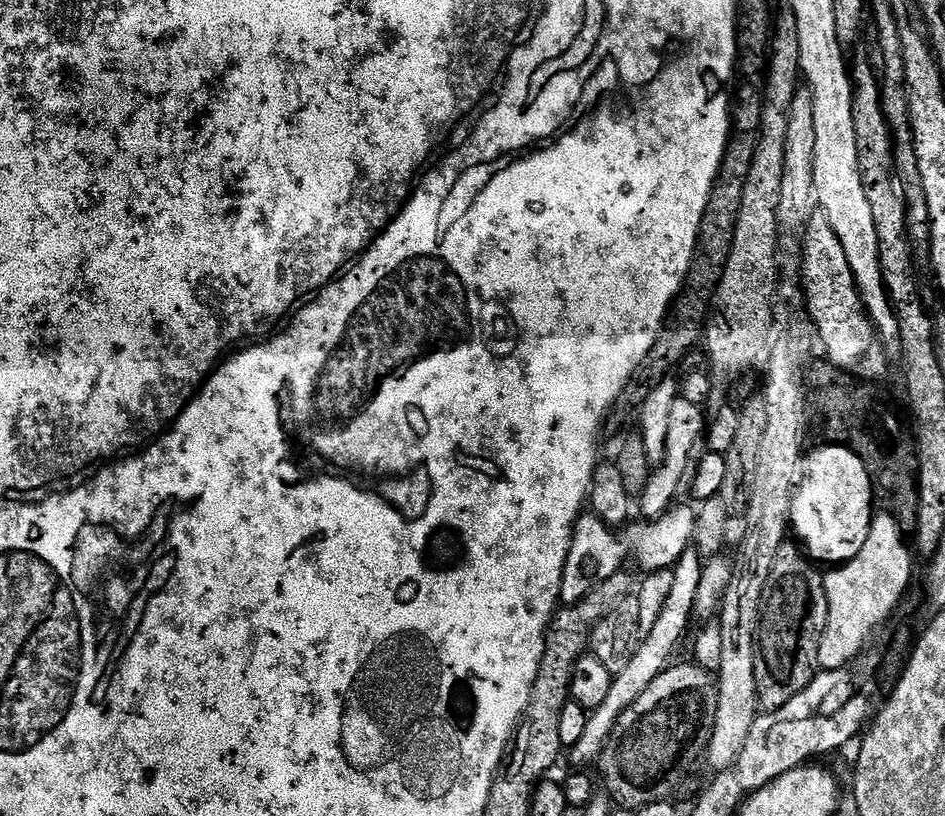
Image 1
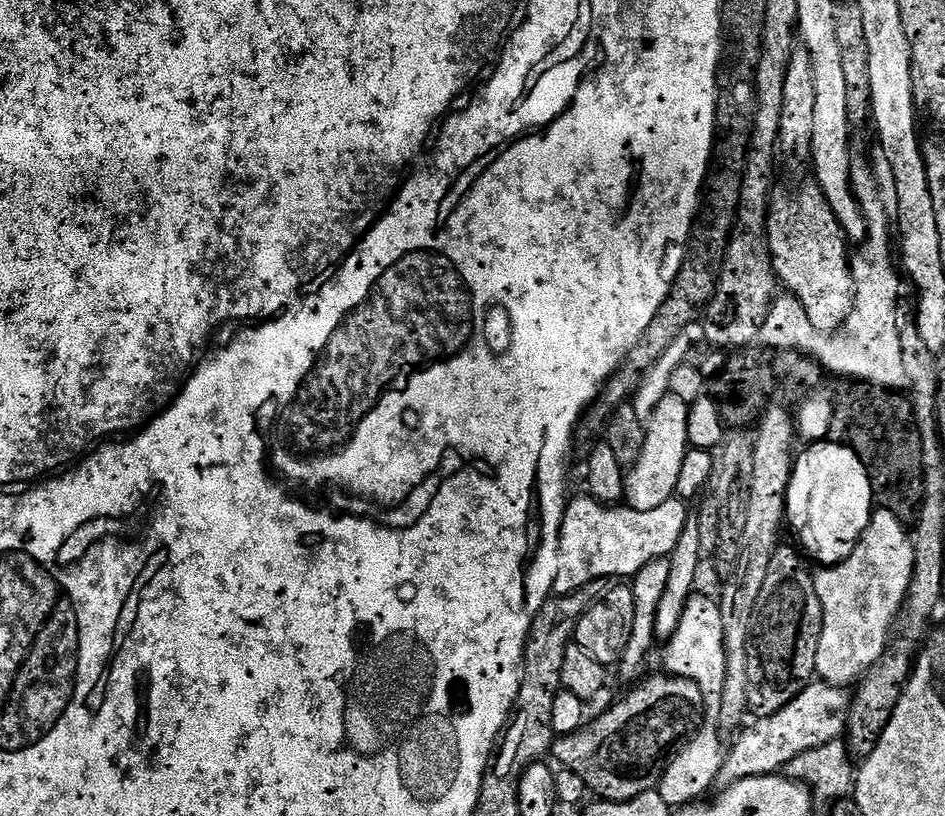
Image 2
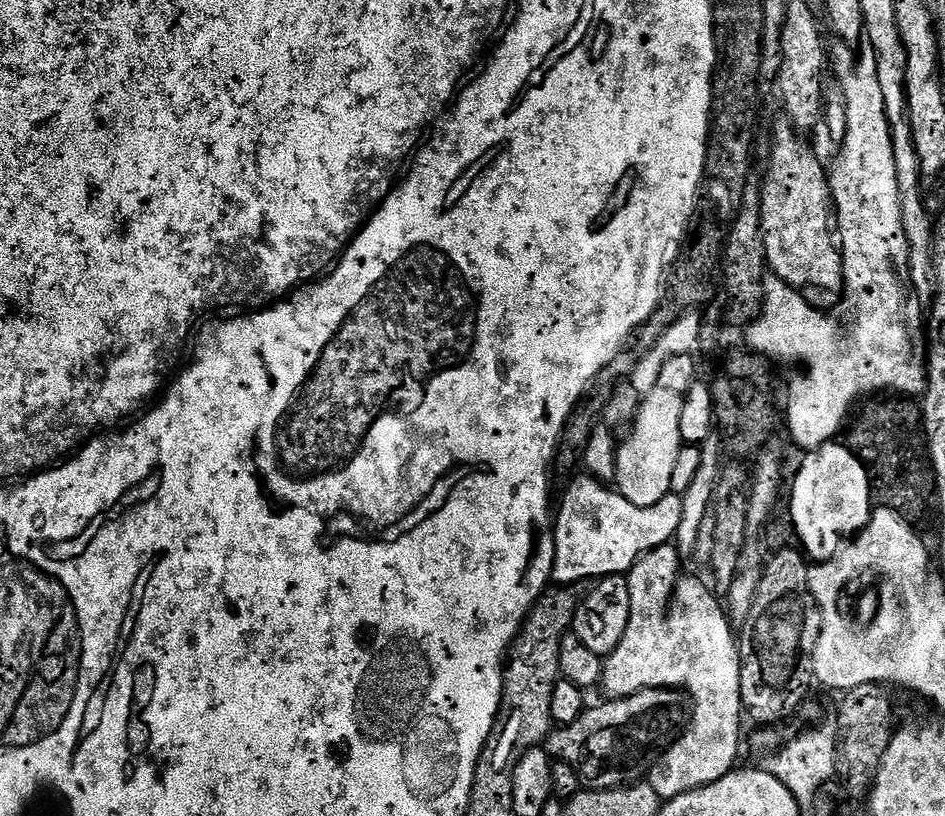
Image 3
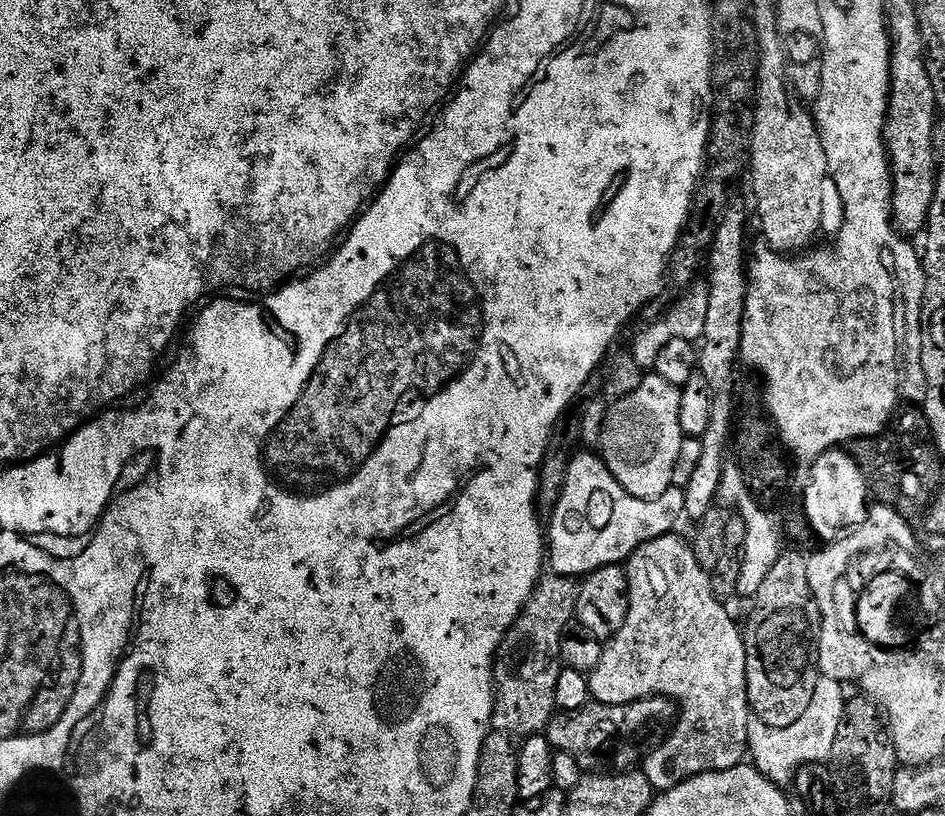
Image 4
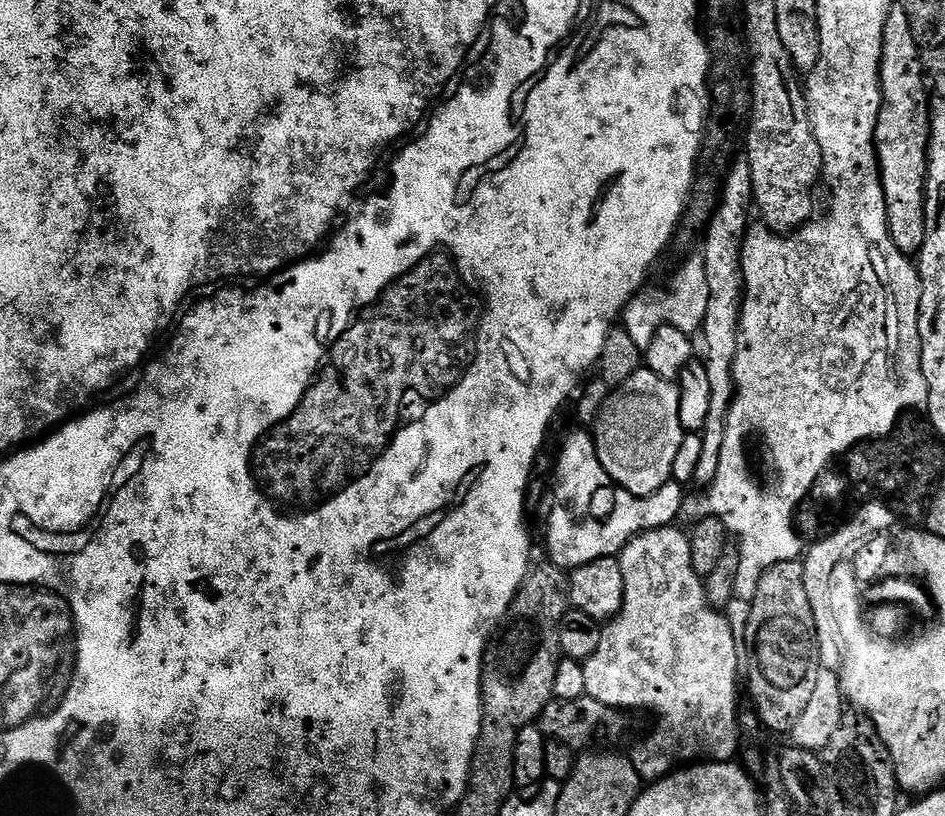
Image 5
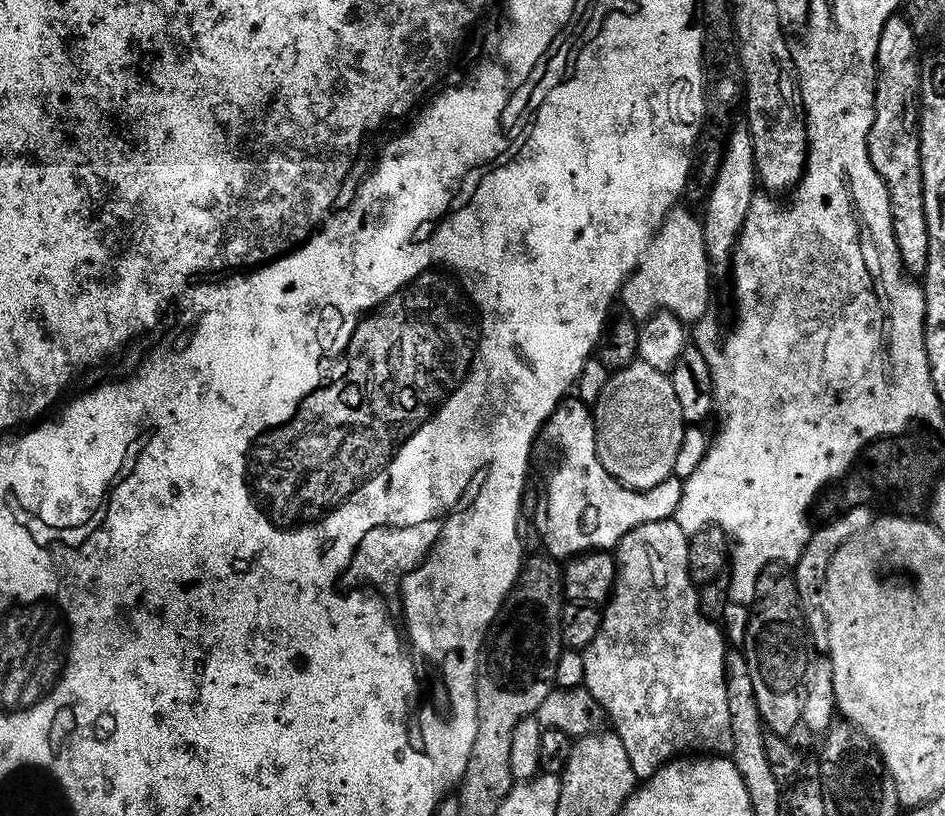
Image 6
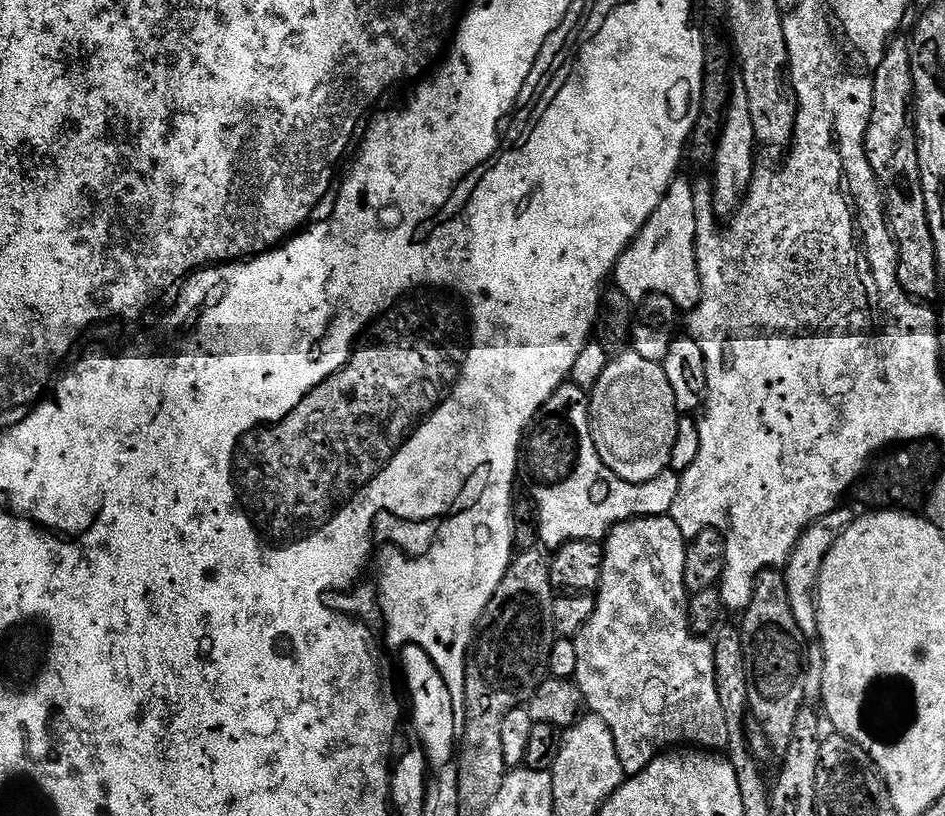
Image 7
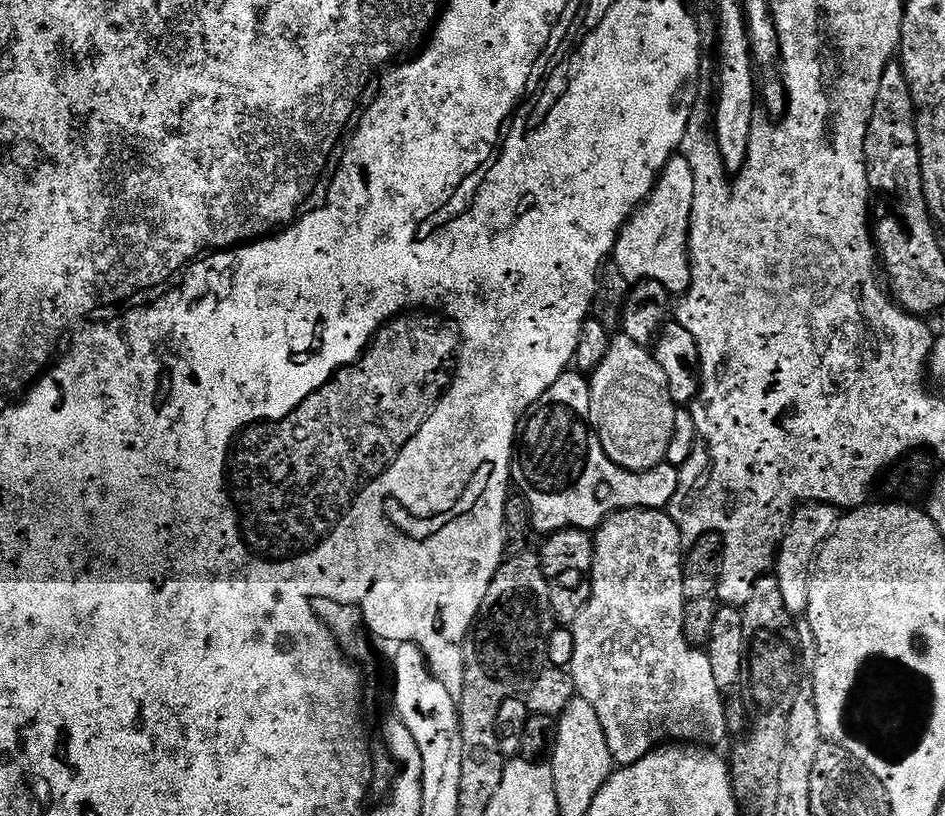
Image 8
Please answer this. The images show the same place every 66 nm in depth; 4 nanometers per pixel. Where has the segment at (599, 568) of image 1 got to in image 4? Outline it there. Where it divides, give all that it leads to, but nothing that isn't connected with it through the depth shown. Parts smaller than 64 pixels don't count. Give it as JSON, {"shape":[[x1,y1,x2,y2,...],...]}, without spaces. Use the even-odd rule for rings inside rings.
{"shape":[[580,450,570,462,570,470,566,474,566,482,562,494,556,503,556,509,550,513,552,525,546,528,546,556,560,578,583,578,589,572,605,568,611,564,623,565,629,556,633,556,646,542,659,536,669,535,672,528,684,516,684,490,675,486,666,490,662,498,643,500,634,498,610,474,599,455,592,450]]}

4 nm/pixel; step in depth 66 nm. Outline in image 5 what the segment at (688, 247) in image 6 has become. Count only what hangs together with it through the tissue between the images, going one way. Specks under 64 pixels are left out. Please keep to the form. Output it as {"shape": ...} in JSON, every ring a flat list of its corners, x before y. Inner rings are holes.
{"shape":[[689,255,684,265,668,280,668,288,645,287,633,296,622,313,622,326,638,342,641,350,650,346,650,338,658,334,662,326,674,326,689,334,696,334,704,327,706,309,710,303,710,286,706,282,706,266,703,255]]}

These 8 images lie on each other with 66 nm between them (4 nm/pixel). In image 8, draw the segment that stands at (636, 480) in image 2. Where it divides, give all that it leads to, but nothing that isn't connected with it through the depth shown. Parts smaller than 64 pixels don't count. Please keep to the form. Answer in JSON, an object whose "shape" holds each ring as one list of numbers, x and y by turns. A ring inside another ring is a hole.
{"shape":[[622,334,611,337,609,350,598,367,590,373,590,418,592,431,602,442,602,450,606,450,606,458,620,468,631,472,645,472,657,468,666,461,666,446,670,444,670,434,674,434,674,418,678,405,670,398,670,386,666,383,666,374,662,374,662,366,658,366,655,355,648,348,638,346,638,342,630,342]]}

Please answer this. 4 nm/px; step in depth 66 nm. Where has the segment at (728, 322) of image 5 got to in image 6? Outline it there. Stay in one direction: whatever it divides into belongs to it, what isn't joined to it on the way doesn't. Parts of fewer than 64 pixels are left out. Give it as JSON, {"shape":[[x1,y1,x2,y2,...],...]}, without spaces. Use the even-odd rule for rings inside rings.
{"shape":[[736,126,731,129,727,137,718,178,714,186,707,189,708,205,705,206,704,212,702,211,708,262,717,273,729,271,732,255,736,252,736,243,742,234,742,226,746,226,746,214,750,214,750,206,756,195,758,195,758,177,752,135,748,127]]}

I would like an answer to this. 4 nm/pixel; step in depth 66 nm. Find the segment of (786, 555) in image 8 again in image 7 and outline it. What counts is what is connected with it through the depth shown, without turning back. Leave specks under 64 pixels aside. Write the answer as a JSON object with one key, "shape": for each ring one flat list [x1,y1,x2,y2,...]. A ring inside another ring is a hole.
{"shape":[[841,506,836,511,823,516,821,520,815,520,798,538,787,564,783,565,786,590,790,594,790,608,794,610,794,622,798,622,798,630,802,630,805,638,816,638,820,635,816,588,820,585,822,562,826,562,826,554,830,554,830,546,834,546,834,542,842,538,842,534,851,526,853,519,854,512,851,512,847,506]]}

